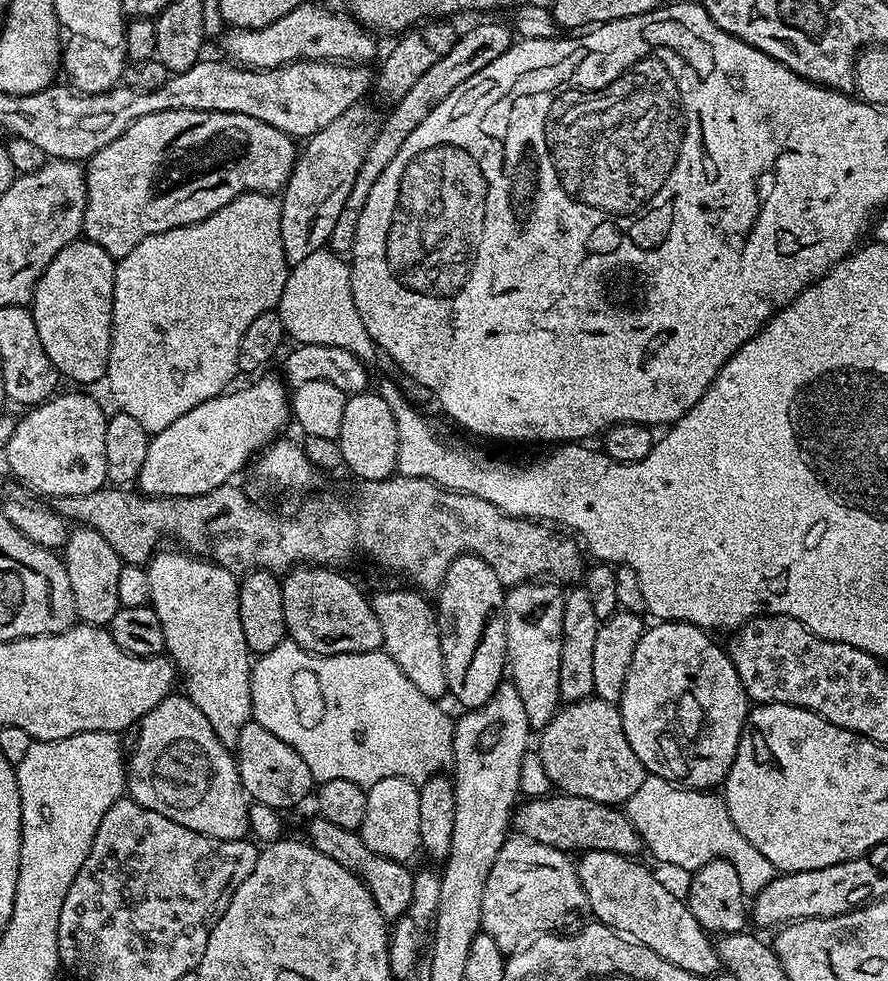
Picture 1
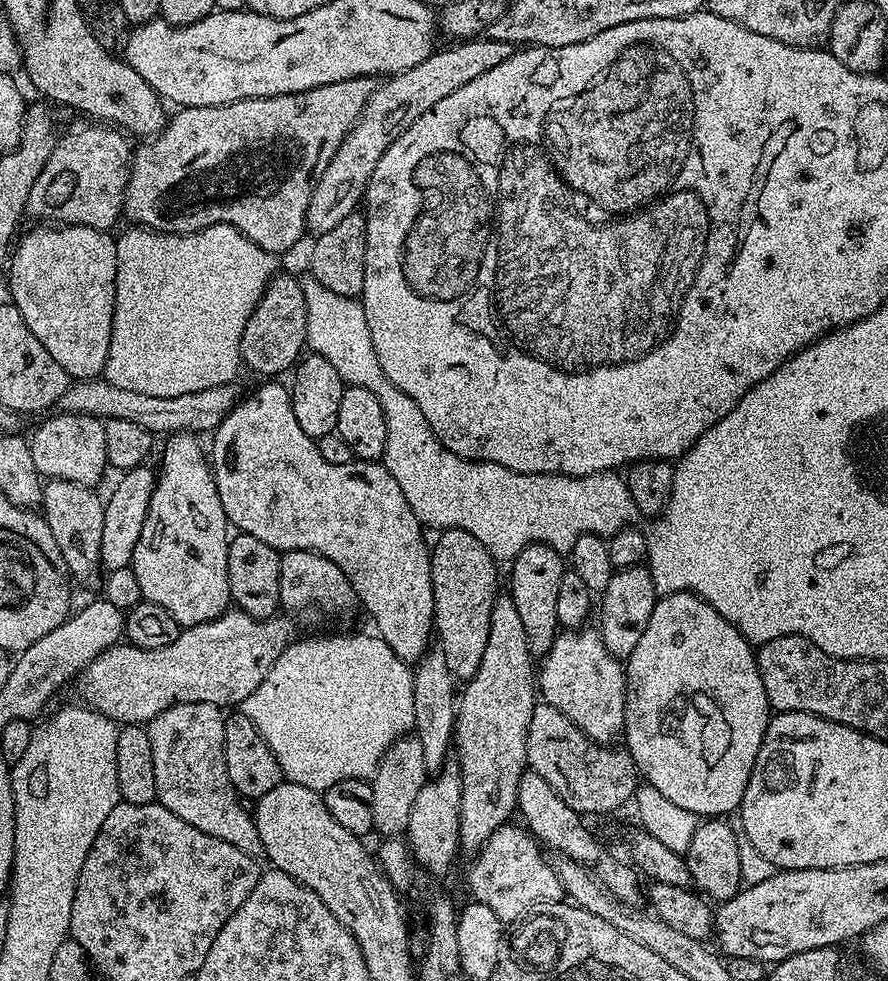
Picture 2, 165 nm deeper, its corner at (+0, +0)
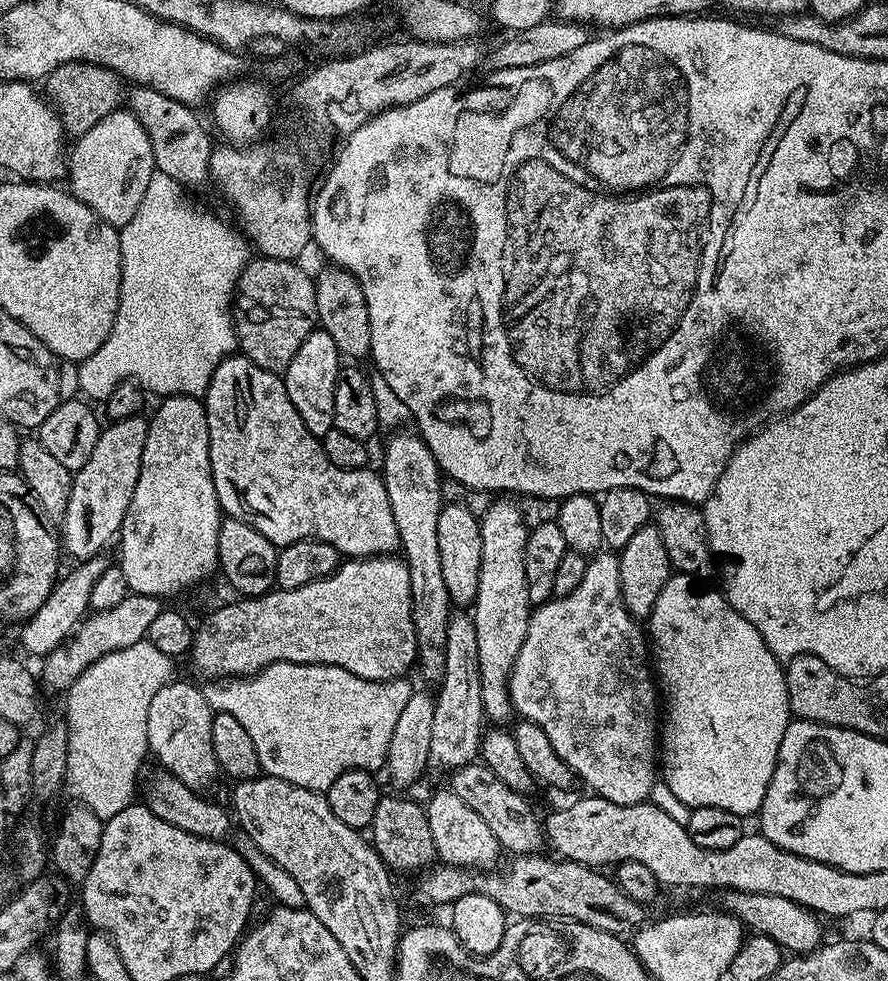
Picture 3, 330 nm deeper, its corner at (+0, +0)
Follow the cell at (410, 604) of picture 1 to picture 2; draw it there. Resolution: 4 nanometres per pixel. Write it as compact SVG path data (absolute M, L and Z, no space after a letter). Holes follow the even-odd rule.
M280 382L261 383L264 384L261 388L254 389L249 396L247 393L232 407L230 414L226 414L226 418L222 418L222 422L210 436L210 440L212 440L212 448L210 444L212 477L216 479L218 498L222 498L222 510L228 516L229 525L240 532L248 532L254 538L262 538L262 542L266 542L281 554L285 552L316 552L319 556L330 558L330 562L334 562L334 566L338 566L338 570L342 570L342 574L346 574L359 607L361 604L372 615L372 620L376 623L375 631L386 642L386 646L390 646L390 650L394 650L394 654L398 654L398 658L402 658L406 662L419 661L430 647L436 619L434 590L432 589L432 554L429 541L424 541L425 529L420 520L414 518L414 510L410 510L410 502L406 502L406 494L402 494L398 482L394 482L394 474L390 474L390 470L386 470L383 463L356 460L346 466L333 466L331 462L326 462L326 458L322 458L322 454L318 454L316 441L311 440L304 433L302 426L298 426L298 418L294 418L291 391L285 385L283 388L282 385L276 383Z

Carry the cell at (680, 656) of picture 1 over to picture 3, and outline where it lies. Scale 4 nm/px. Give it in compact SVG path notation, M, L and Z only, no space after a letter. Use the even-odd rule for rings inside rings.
M676 572L668 577L666 586L662 586L662 594L658 594L658 602L654 602L654 610L646 621L646 632L650 637L650 656L654 661L654 676L662 696L662 731L658 736L658 764L662 769L662 783L670 786L670 791L678 797L690 810L702 806L718 806L718 810L730 810L730 814L738 814L742 818L755 817L762 806L762 798L766 798L766 790L770 786L770 778L774 778L774 766L778 762L778 746L782 746L782 734L786 734L786 726L793 719L786 690L786 678L781 661L776 659L766 642L762 642L762 634L730 606L728 597L723 591L707 588L707 583L686 572Z

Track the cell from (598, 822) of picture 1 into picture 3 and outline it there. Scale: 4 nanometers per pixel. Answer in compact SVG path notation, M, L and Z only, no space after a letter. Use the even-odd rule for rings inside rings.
M729 888L723 889L719 896L719 911L736 917L745 929L761 936L770 937L775 944L780 945L785 953L813 952L822 943L822 937L820 937L821 917L798 902L790 902L790 898L782 898L778 894L754 894Z

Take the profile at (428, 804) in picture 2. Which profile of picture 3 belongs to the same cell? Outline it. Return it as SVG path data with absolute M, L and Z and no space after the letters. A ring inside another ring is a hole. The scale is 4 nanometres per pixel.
M453 611L446 626L446 666L434 699L434 722L430 737L430 761L440 768L455 770L473 763L480 755L480 741L486 731L482 706L482 682L478 674L478 634L471 615Z

